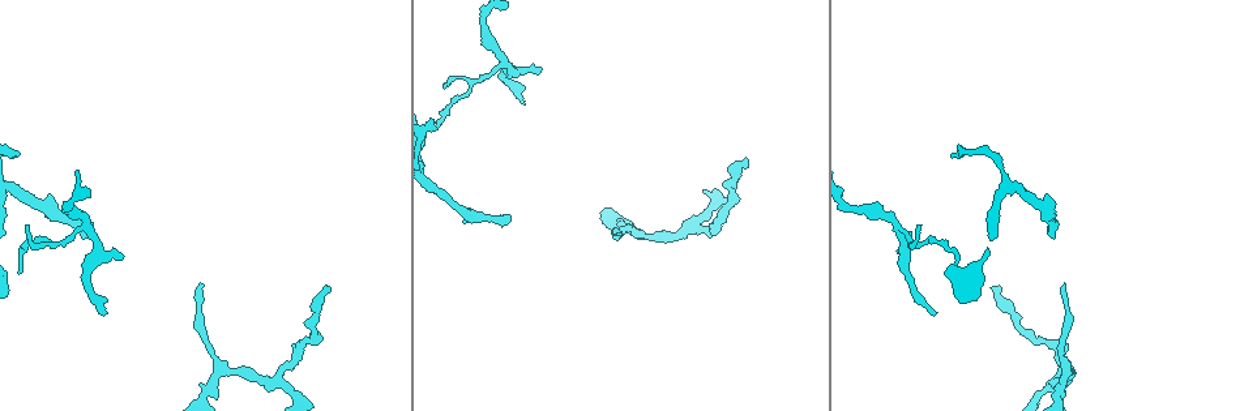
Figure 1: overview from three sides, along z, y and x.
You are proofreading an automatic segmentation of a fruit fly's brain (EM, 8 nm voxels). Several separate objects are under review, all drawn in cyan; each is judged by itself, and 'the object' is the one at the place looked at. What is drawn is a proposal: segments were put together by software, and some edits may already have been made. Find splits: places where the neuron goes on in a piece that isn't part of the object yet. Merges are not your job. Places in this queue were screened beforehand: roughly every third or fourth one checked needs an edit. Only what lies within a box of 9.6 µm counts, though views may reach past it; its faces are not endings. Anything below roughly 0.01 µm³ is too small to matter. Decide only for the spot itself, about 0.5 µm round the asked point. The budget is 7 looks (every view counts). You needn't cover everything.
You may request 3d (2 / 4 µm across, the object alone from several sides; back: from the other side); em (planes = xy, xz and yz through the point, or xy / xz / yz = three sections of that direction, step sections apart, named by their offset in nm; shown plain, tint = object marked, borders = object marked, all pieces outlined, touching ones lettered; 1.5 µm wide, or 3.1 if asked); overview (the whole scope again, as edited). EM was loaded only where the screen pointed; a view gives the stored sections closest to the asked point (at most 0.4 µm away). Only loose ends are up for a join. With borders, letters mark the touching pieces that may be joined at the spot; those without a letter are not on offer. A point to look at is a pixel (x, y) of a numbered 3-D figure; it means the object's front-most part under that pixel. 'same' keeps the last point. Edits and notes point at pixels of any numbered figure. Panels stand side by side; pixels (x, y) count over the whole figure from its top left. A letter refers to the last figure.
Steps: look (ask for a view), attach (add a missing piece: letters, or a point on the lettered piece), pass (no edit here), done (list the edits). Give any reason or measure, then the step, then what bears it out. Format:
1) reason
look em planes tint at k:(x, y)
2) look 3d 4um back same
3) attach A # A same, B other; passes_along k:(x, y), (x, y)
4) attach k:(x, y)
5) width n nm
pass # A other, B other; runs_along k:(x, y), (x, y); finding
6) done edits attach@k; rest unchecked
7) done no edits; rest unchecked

an open end
look em planes tint at 1:(541, 67)

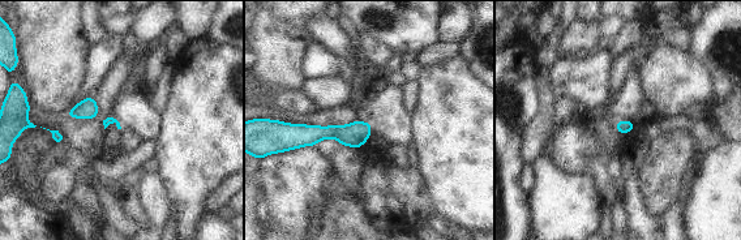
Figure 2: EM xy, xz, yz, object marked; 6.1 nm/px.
what lies round it
look em planes borders same

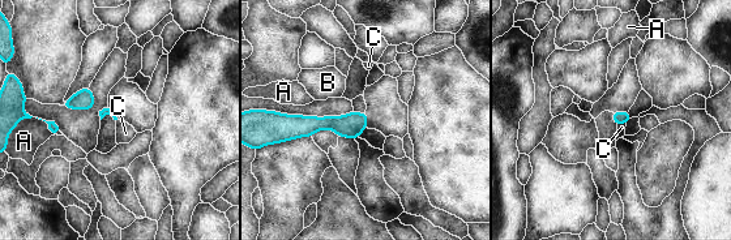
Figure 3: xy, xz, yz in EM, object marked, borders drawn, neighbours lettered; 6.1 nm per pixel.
pass # A other, B other, C other; no lettered piece goes on from it

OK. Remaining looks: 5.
long arm stops here
look 3d 2um at 1:(747, 160)

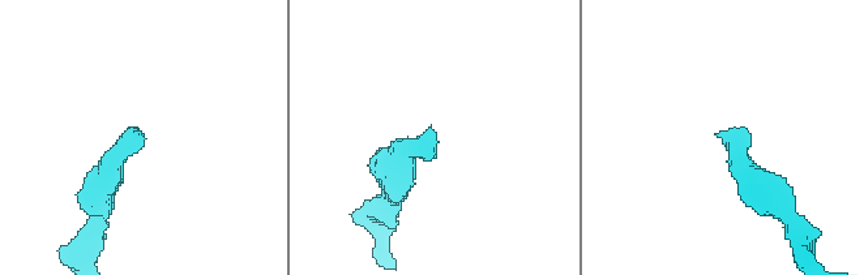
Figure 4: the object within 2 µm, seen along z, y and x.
look em yz step 4 borders at 4:(431, 129)

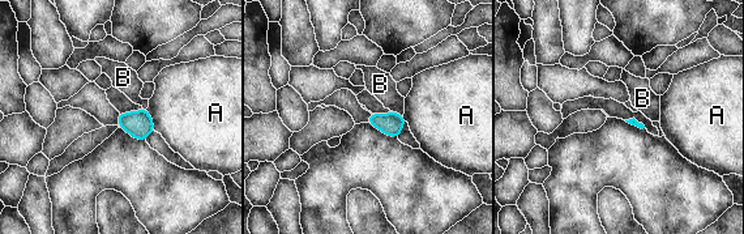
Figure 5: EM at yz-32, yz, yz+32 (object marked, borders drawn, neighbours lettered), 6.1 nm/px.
another direction
look em planes borders same

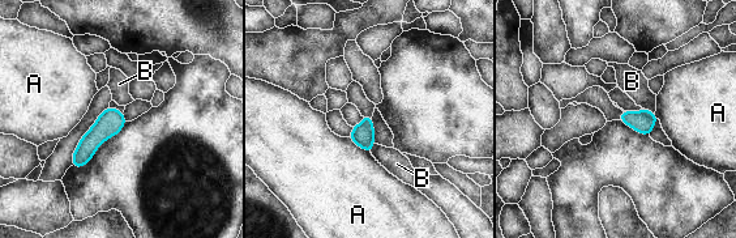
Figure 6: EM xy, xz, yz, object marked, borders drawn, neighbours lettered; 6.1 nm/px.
longest_contact A 160 nm
pass # A other, B other; border 6:(644, 107), (654, 114); no lettered piece goes on from it

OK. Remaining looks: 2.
free end
look 3d 2um at 1:(504, 222)

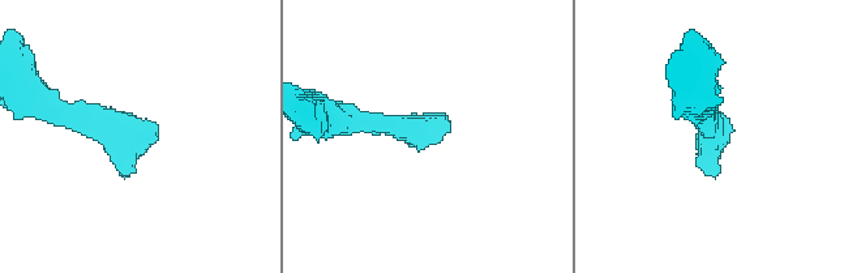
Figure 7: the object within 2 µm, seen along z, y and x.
shape alone is not enough
look em planes borders at 7:(414, 134)

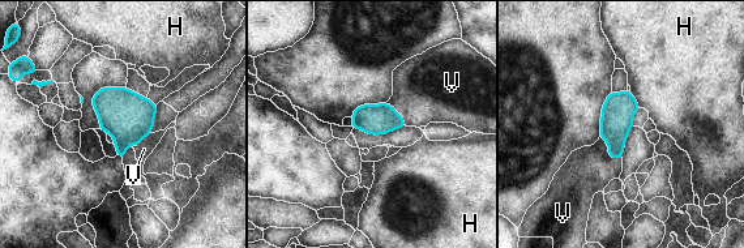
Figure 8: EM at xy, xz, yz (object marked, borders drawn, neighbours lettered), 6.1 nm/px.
width 190 nm; longest_contact V 200 nm
attach V # H other, V same; the neuron continues

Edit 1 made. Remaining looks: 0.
done edits attach@8; rest unchecked

